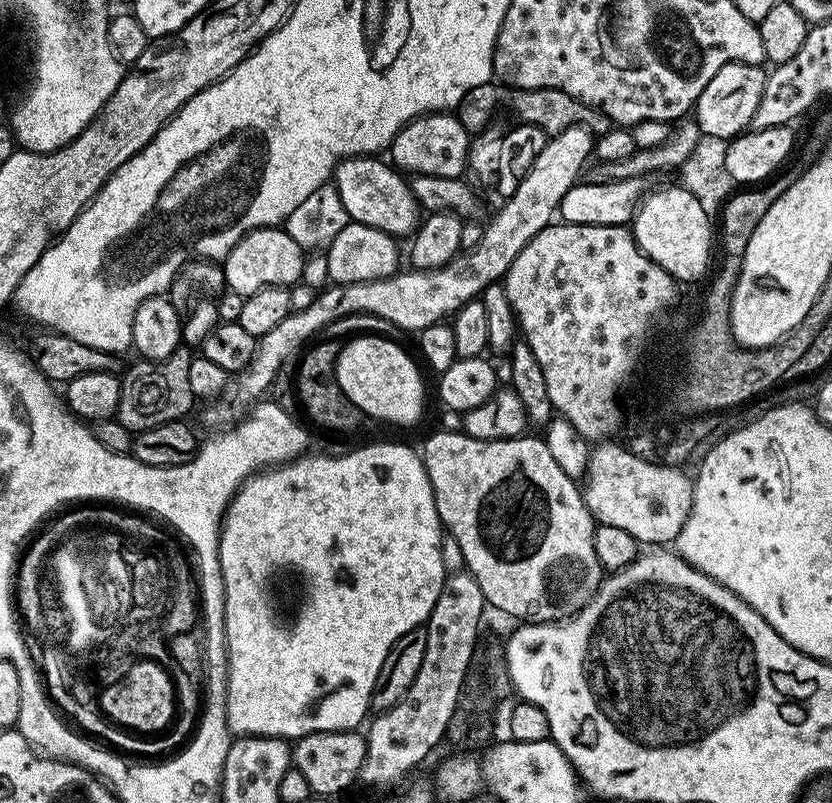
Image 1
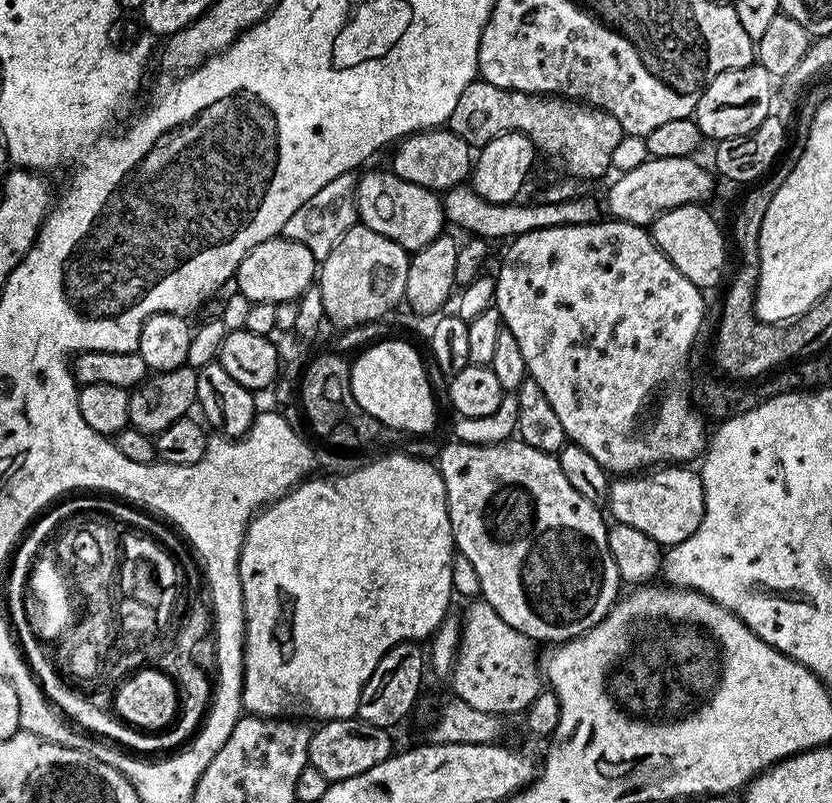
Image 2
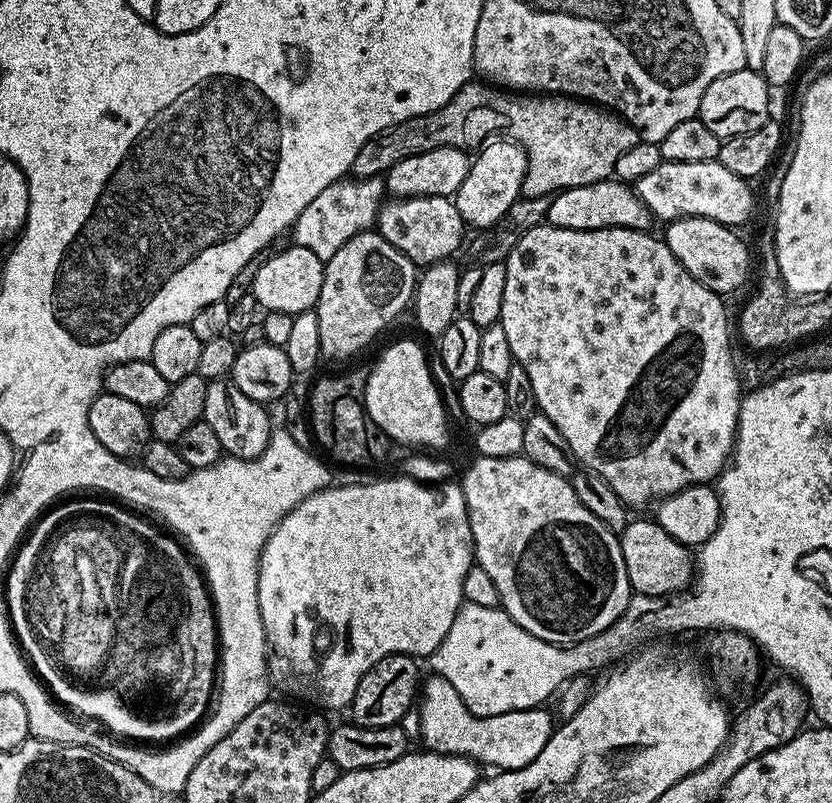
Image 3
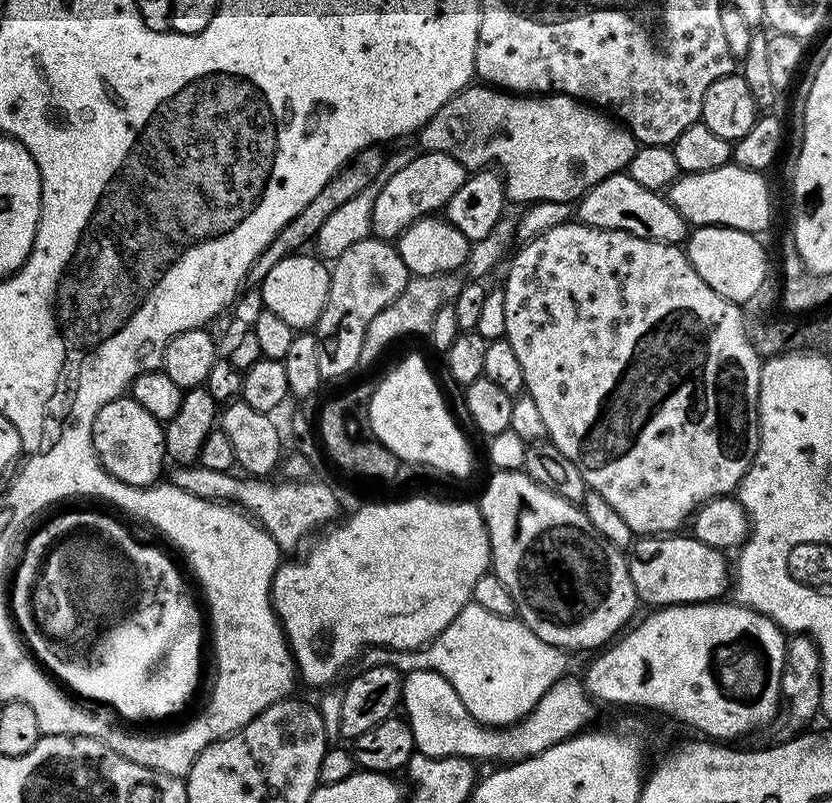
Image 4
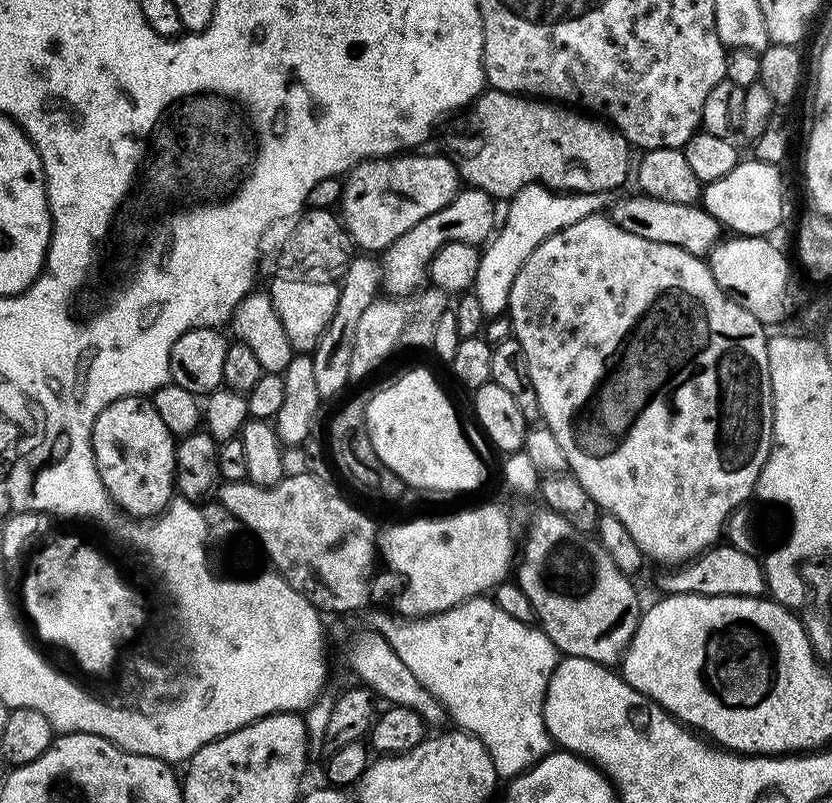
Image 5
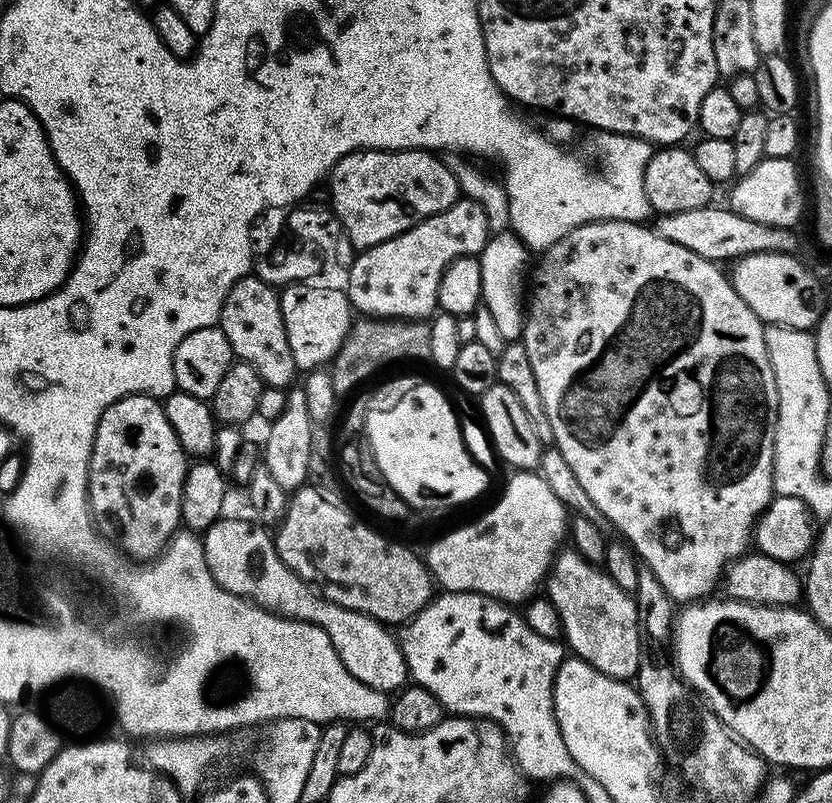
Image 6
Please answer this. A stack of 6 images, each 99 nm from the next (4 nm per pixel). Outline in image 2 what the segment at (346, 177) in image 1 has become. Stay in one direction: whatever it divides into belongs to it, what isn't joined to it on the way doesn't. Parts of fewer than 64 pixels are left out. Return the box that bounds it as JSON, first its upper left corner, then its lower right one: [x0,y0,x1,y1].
[356,170,445,254]

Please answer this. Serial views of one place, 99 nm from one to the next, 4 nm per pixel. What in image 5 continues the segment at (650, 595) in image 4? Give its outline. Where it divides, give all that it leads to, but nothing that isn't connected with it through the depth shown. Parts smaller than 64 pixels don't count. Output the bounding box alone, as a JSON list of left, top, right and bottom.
[660,542,764,596]

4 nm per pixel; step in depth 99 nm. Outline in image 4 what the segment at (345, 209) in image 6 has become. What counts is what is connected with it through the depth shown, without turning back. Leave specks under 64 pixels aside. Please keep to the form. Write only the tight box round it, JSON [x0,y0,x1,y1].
[371,153,466,241]

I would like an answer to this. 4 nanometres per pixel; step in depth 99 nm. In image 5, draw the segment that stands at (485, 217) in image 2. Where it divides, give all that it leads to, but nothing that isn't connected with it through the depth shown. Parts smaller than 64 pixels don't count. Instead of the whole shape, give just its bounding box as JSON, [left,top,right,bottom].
[610,195,722,258]

